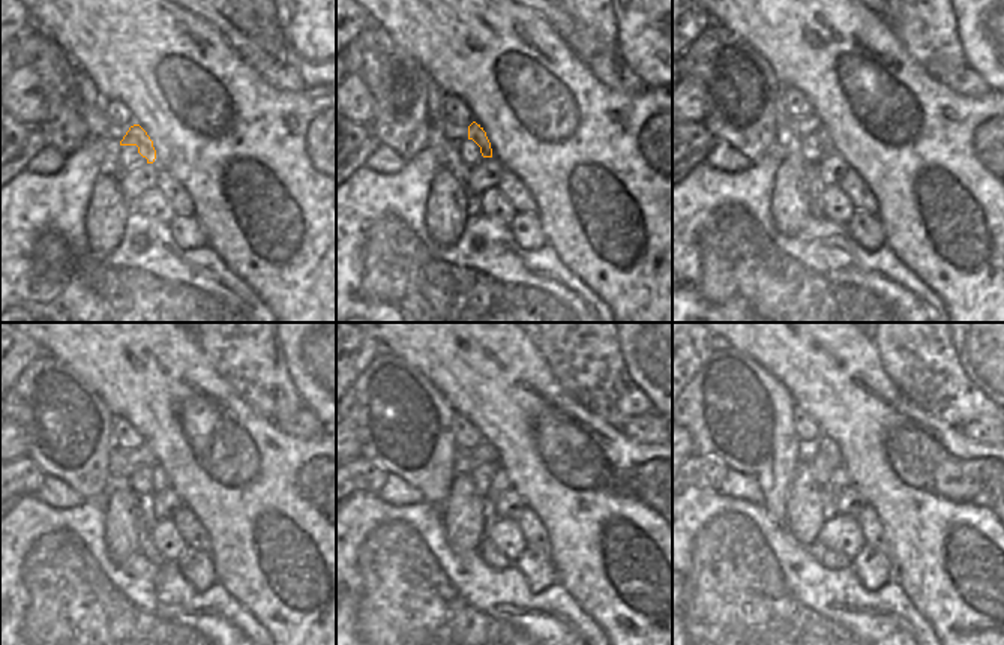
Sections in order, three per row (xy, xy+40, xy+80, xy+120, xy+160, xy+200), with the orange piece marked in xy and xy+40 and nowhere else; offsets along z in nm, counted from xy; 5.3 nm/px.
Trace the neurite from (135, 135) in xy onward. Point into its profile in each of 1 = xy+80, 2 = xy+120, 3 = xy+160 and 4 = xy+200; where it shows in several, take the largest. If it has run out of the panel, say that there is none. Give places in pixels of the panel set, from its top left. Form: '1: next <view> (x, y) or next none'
1: next xy+80 (826, 143)
2: next xy+120 (159, 479)
3: next xy+160 (500, 482)
4: next xy+200 (839, 480)

